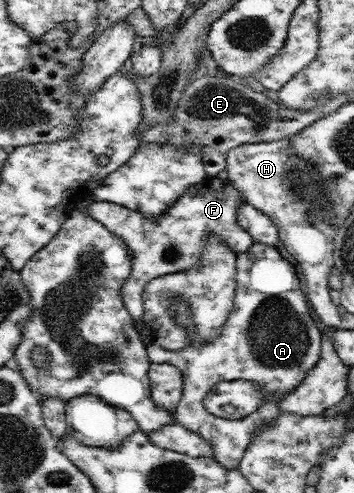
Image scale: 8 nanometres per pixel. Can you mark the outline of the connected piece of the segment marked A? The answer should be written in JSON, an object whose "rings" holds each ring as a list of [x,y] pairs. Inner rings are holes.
{"rings":[[[259,242],[253,243],[245,253],[236,255],[235,308],[231,310],[220,334],[213,341],[196,340],[196,325],[194,325],[190,304],[181,299],[172,305],[169,315],[178,326],[185,328],[189,339],[188,344],[181,350],[165,350],[153,342],[146,345],[151,363],[170,363],[183,374],[183,395],[177,405],[175,423],[201,436],[211,446],[215,461],[227,469],[238,469],[241,458],[255,437],[256,429],[280,414],[279,406],[277,406],[279,399],[287,395],[289,391],[293,391],[307,377],[307,373],[317,365],[321,357],[321,331],[316,320],[311,317],[308,299],[299,288],[299,278],[295,269],[295,266],[281,256],[277,247]],[[235,379],[247,379],[259,383],[268,398],[259,406],[259,409],[251,412],[242,421],[226,421],[213,416],[205,409],[203,399],[219,381]]]}

